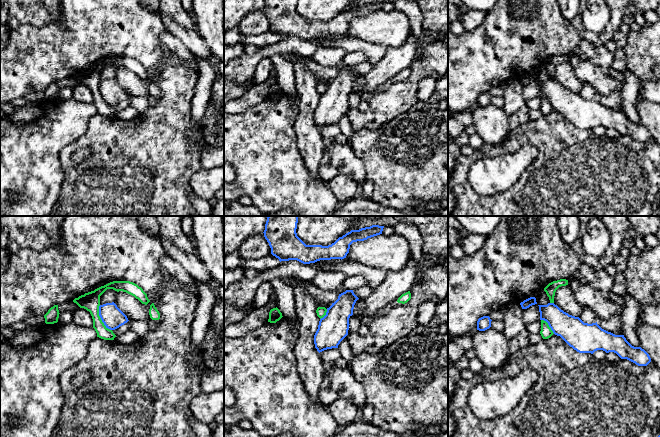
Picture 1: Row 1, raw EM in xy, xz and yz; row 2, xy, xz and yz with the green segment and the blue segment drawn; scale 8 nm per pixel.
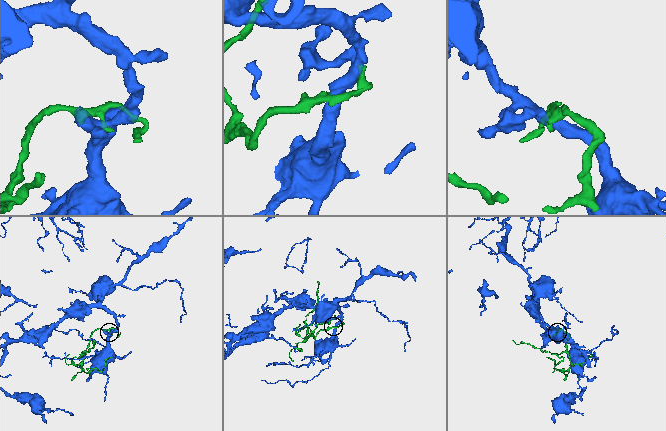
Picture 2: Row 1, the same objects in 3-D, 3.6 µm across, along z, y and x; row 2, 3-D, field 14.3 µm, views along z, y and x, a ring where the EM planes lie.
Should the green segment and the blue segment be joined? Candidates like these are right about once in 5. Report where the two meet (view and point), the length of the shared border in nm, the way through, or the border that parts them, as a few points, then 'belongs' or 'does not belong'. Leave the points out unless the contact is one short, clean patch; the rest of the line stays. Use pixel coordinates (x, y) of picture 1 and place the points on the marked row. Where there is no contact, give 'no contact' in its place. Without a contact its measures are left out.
xy (100, 318) | 220 nm | along xy (99, 305), (99, 317), (111, 330) | does not belong

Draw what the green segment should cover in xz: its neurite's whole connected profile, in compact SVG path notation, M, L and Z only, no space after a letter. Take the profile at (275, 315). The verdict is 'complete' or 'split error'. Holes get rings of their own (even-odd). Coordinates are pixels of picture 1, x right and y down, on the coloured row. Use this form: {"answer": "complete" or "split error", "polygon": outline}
{"answer": "complete", "polygon": "M276 307L270 310L269 312L269 319L268 322L270 323L276 323L277 321L279 321L282 318L282 313L280 312L280 310Z"}

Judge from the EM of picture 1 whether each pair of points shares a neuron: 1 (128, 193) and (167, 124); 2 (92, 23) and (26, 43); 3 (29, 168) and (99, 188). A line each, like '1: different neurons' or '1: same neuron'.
1: same neuron
2: same neuron
3: different neurons

